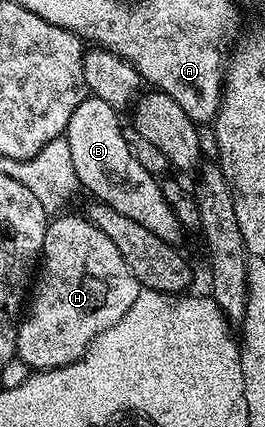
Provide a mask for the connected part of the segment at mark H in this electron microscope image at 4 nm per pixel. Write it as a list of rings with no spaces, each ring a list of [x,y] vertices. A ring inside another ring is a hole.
[[[55,215],[47,223],[40,257],[41,271],[46,273],[18,325],[16,354],[31,370],[67,368],[76,362],[97,336],[128,314],[140,291],[138,279],[124,266],[112,238],[85,215],[64,215]]]

